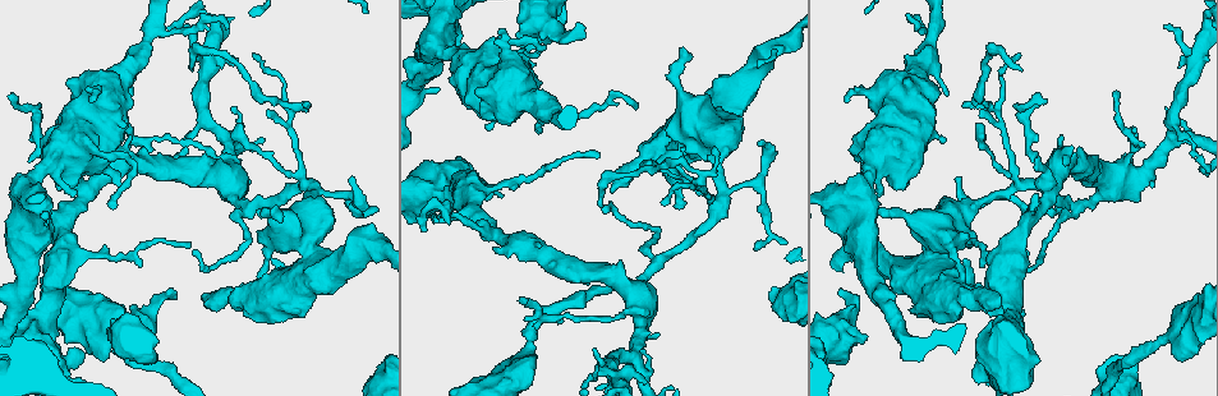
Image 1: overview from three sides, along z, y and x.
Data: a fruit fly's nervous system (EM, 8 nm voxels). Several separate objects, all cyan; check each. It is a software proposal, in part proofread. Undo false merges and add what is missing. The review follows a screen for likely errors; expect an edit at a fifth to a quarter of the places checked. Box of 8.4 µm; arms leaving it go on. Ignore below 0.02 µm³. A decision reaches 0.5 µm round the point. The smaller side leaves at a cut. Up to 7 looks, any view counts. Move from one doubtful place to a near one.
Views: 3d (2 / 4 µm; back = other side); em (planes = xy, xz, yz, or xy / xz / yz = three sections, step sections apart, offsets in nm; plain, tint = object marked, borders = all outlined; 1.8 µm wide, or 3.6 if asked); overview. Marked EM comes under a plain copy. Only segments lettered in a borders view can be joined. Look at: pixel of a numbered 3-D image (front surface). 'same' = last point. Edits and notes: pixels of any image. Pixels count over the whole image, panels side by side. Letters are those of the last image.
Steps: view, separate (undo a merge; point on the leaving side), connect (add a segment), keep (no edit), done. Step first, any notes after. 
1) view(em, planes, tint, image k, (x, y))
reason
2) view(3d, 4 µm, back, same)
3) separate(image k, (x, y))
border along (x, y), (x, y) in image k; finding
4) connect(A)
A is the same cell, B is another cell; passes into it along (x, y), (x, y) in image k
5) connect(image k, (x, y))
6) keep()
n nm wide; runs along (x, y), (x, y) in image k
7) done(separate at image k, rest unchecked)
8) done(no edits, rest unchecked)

view(em, planes, borders, image 1, (715, 207))
calibre changes

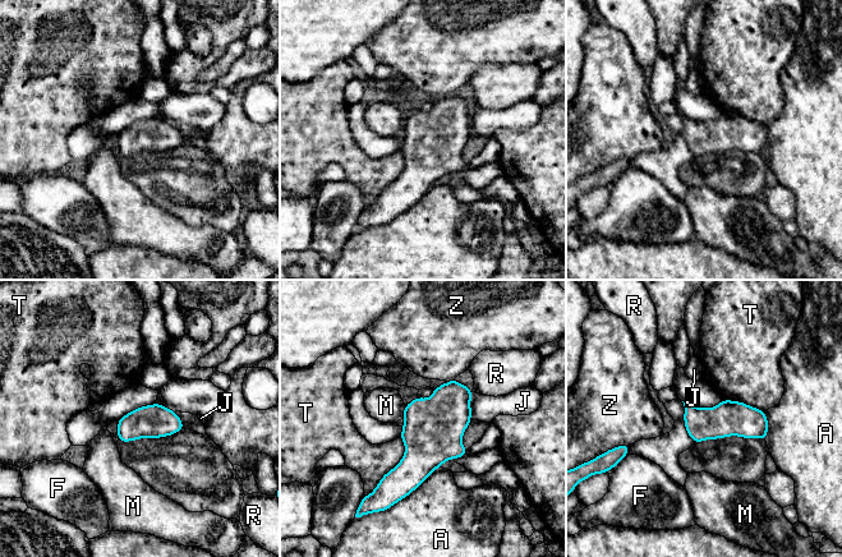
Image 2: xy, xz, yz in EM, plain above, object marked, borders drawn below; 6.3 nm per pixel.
keep()
T touches over 420 nm; A, F, J, M, R, T and Z are other cells; all the same neuron

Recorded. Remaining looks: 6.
view(em, 3.6 µm, xz, step 8, borders, image 1, (544, 109))
calibre changes

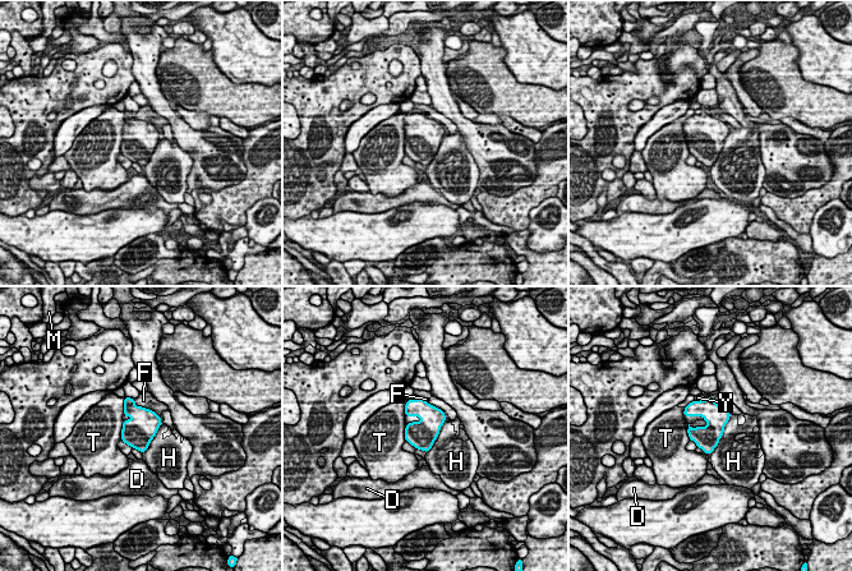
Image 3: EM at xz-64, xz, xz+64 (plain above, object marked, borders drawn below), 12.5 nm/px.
view(em, 3.6 µm, planes, borders, same)
cut it another way

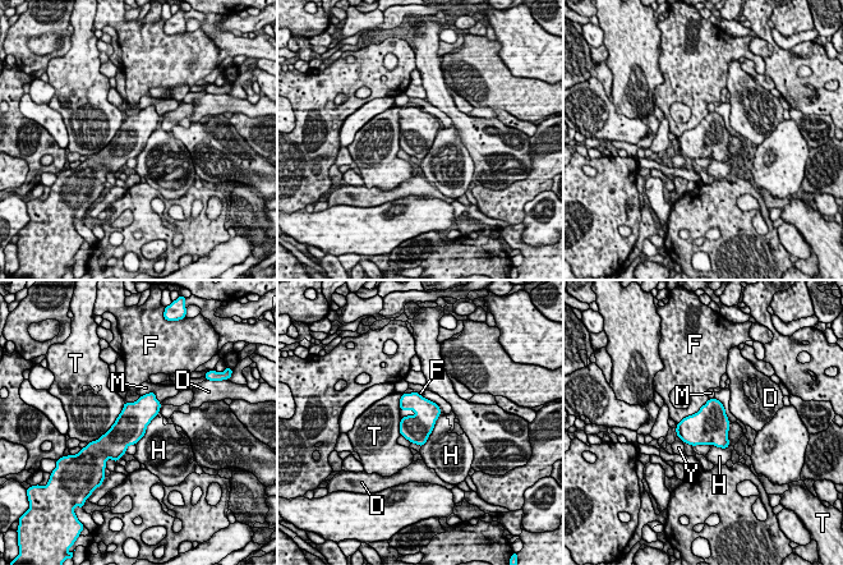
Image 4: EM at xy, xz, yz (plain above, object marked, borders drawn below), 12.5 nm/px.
keep()
D, F, H, M, T and Y are other cells; border along (729, 425), (728, 445), (710, 445) in image 4; one neuron here

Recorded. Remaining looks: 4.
view(3d, 2 µm, image 1, (838, 292))

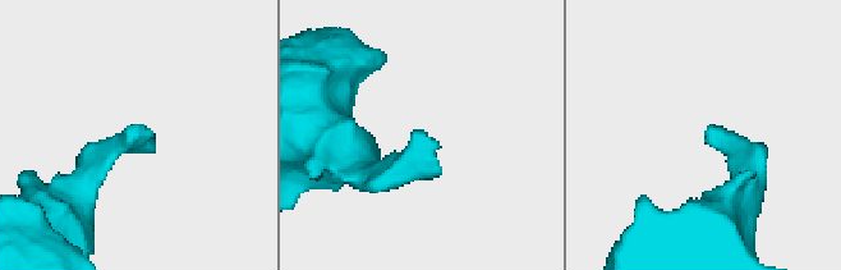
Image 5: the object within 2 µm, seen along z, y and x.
view(em, 3.6 µm, planes, borders, image 5, (415, 129))

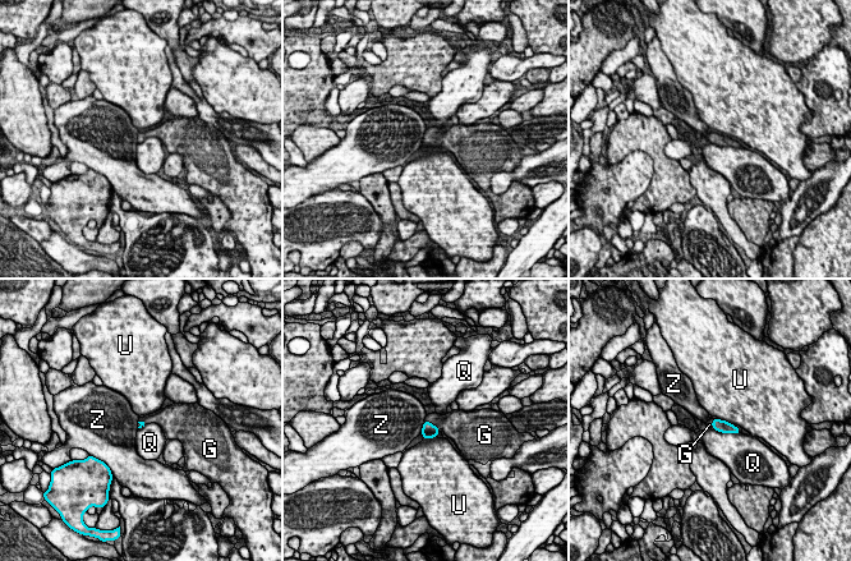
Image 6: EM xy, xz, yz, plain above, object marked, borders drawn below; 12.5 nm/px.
connect(G)
G is the same cell, Q, U and Z are other cells; passes into it along (428, 431), (432, 424), (451, 423) in image 6; the neuron continues

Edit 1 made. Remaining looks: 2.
done(connect at image 6, rest unchecked)

